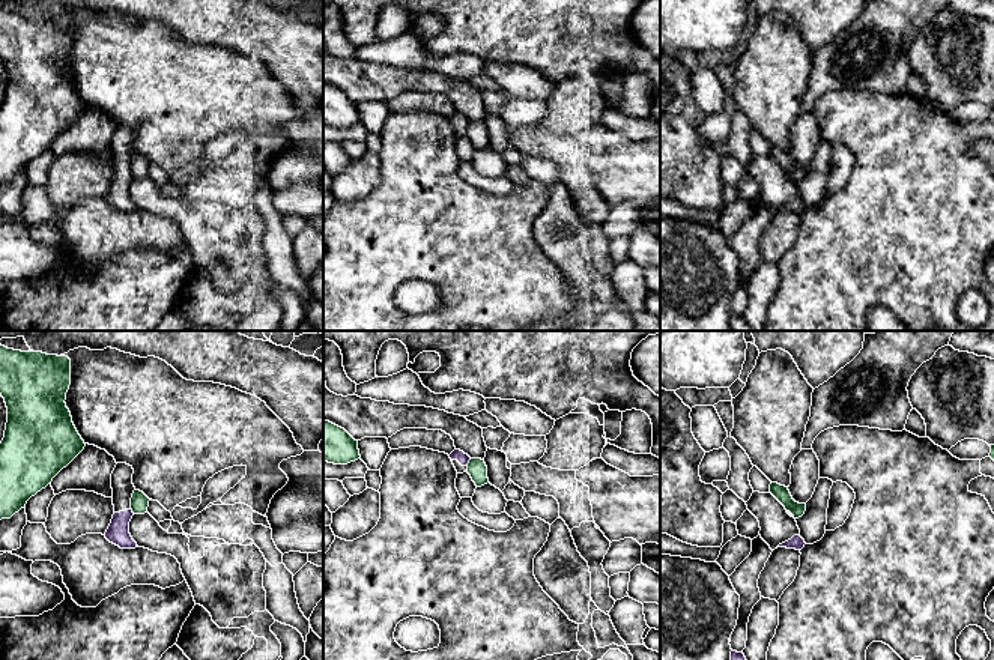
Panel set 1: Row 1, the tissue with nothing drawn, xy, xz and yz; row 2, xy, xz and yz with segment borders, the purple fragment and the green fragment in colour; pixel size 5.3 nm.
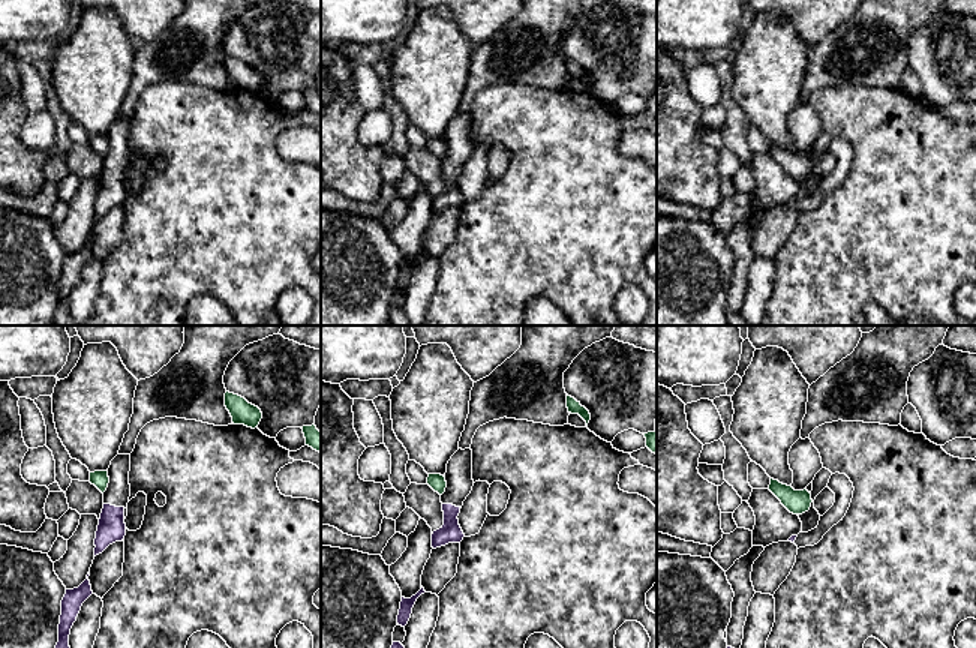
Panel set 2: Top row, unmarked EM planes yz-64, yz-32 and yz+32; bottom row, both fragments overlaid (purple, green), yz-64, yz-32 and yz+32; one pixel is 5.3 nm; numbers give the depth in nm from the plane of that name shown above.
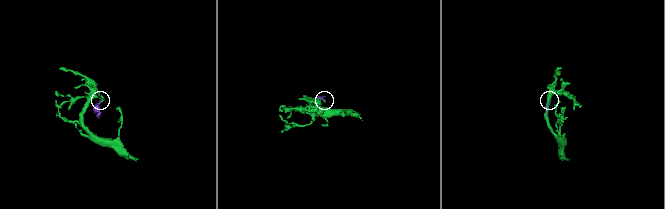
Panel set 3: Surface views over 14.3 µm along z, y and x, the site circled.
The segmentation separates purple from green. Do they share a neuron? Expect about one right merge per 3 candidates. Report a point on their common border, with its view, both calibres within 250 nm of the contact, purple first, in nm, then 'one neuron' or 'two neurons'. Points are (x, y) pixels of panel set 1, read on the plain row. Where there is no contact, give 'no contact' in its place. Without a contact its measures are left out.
xz (468, 125) | 70/100 nm | two neurons

